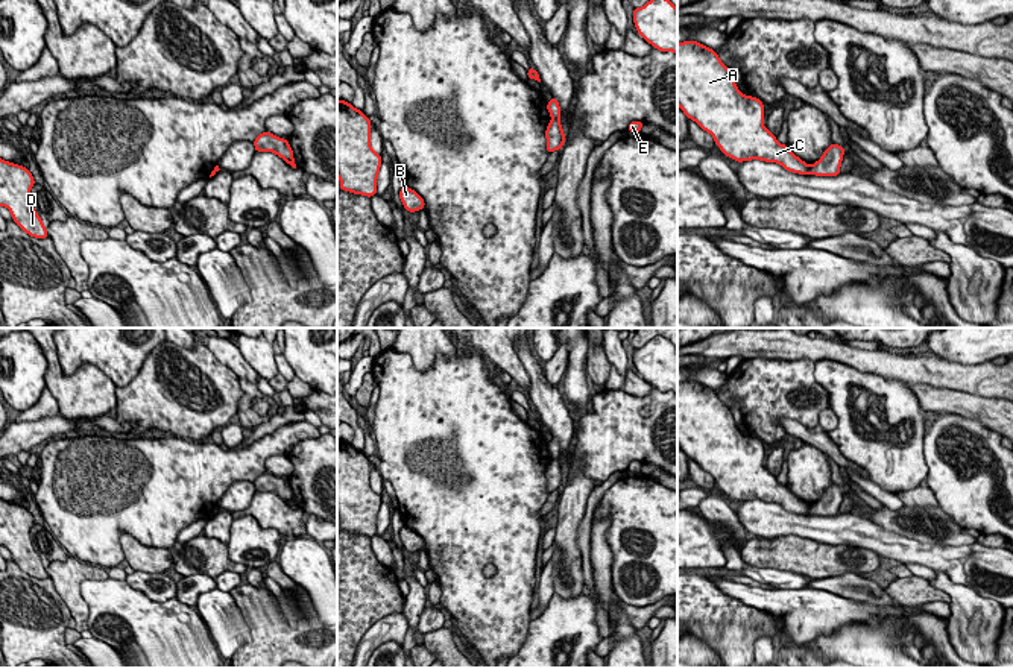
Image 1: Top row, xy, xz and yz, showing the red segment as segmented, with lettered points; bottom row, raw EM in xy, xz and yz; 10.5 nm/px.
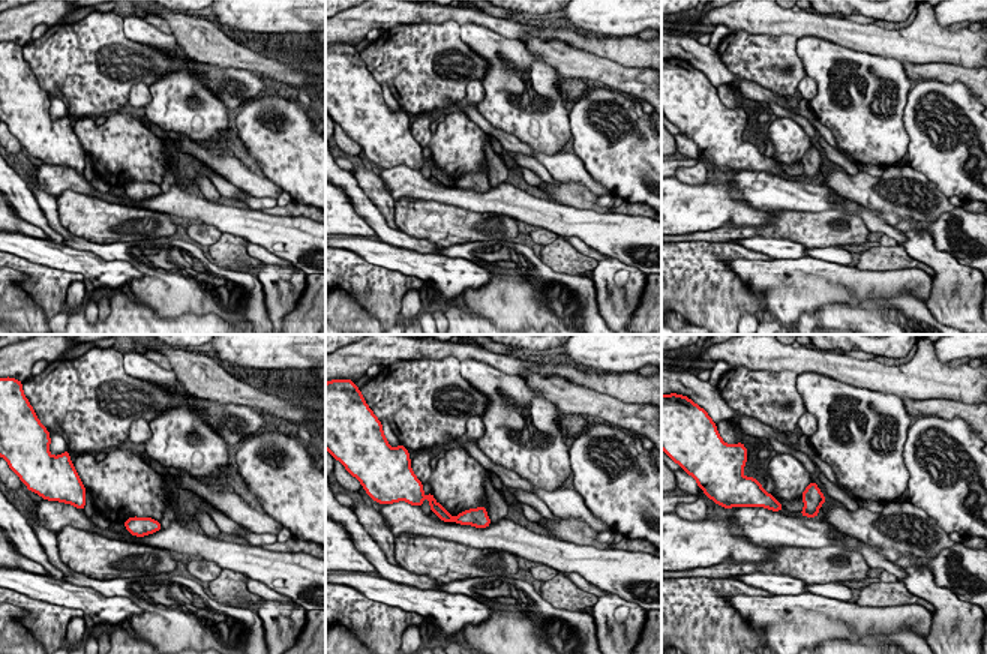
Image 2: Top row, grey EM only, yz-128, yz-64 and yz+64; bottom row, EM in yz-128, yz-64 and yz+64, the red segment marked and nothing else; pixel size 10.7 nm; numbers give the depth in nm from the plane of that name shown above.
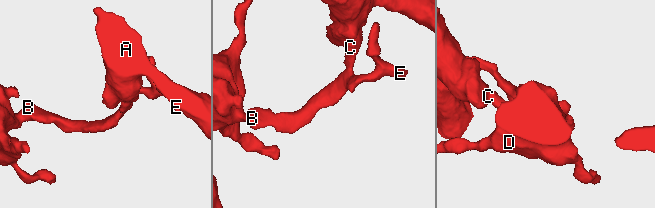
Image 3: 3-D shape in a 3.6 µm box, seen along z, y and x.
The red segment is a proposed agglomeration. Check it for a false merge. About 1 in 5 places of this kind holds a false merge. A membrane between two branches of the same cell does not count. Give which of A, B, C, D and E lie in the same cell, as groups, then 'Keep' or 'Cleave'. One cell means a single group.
Groups: A C / B D E. Cleave

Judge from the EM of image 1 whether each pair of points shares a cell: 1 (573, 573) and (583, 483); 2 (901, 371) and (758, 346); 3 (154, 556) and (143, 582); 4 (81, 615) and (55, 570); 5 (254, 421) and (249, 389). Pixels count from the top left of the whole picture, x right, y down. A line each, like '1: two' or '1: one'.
1: one
2: one
3: two
4: one
5: one

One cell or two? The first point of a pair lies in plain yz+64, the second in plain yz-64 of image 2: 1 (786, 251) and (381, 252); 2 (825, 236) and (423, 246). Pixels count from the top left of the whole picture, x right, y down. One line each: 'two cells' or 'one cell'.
1: two cells
2: two cells

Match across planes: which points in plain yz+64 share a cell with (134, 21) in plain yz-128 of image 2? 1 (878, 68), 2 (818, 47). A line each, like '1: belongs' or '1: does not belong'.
1: belongs
2: belongs

